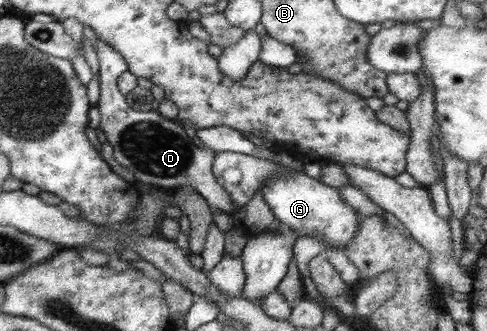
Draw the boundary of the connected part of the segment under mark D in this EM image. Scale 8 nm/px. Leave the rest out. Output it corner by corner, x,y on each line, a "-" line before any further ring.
98,39
97,61
99,65
99,100
95,105
99,111
99,128
112,147
114,161
130,171
136,182
149,184
152,187
162,186
169,189
188,187
196,192
210,208
232,215
235,212
229,193
216,181
211,172
212,158
215,151
196,148
184,133
183,126
175,121
160,117
151,109
136,111
130,109
117,88
116,79
126,71
125,59
114,51
107,43

